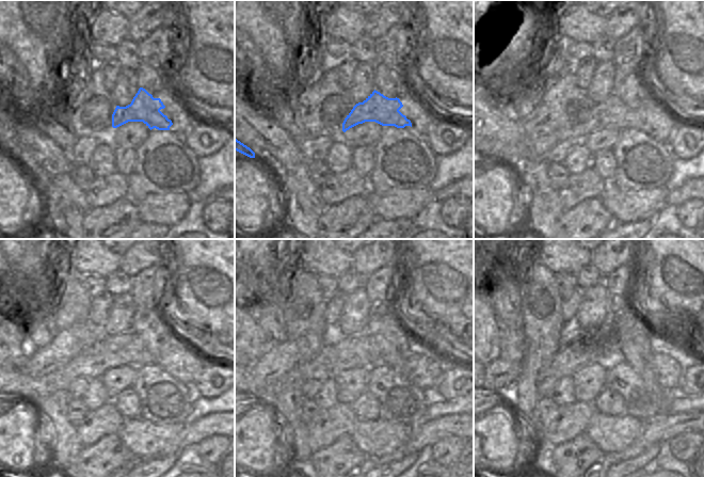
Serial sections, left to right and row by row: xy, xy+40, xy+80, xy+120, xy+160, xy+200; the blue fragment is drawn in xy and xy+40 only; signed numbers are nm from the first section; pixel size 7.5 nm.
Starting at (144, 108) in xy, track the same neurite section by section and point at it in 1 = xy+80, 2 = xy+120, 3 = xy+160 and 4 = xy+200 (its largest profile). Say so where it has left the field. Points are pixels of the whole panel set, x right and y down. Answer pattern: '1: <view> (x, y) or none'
1: xy+80 (610, 113)
2: xy+120 (125, 349)
3: xy+160 (355, 350)
4: xy+200 (578, 353)

